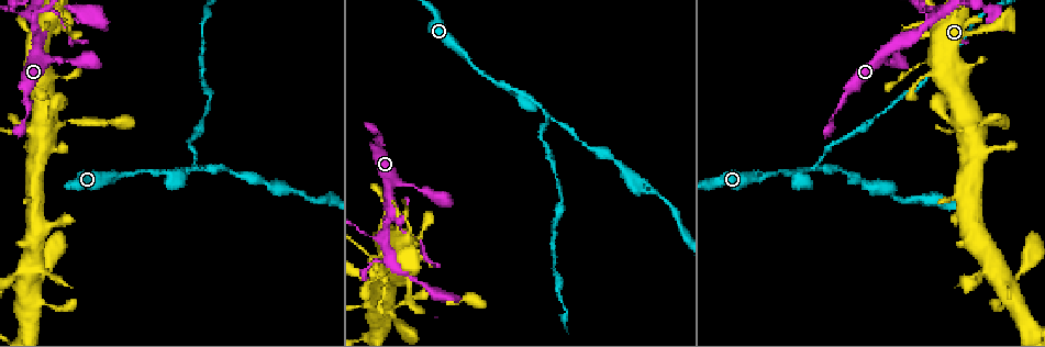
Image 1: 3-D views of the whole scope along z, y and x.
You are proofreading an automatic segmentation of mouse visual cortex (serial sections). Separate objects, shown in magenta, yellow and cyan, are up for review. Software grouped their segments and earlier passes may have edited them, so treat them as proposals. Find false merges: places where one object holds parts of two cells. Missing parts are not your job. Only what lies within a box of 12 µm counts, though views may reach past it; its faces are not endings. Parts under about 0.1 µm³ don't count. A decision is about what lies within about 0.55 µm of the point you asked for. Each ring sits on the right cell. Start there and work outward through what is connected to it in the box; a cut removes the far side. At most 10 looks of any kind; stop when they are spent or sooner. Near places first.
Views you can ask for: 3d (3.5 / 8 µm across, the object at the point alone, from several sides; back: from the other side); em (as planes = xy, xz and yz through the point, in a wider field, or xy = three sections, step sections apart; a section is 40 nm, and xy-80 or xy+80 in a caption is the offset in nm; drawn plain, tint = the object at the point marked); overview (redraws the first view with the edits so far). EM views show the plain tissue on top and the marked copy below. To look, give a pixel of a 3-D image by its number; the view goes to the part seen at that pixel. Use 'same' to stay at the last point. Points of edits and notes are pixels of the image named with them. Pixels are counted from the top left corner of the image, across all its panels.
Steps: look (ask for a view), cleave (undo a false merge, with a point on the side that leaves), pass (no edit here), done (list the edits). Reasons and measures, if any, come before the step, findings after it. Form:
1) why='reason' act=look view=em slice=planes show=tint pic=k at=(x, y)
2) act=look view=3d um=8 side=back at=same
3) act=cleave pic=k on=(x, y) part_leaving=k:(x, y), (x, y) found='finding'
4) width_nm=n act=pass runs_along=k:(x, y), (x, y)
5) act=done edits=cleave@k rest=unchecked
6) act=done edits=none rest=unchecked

why='a fork' act=look view=3d um=3.5 side=back pic=1 at=(814, 168)

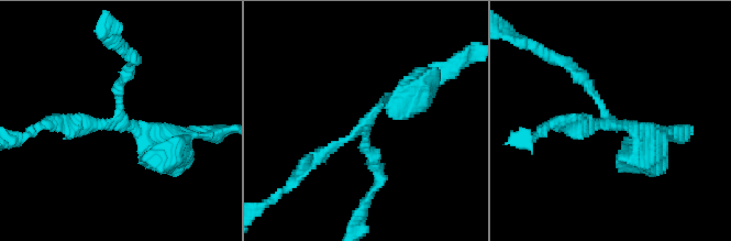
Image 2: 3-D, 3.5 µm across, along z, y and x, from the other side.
act=look view=em slice=planes show=tint pic=2 at=(121, 122)

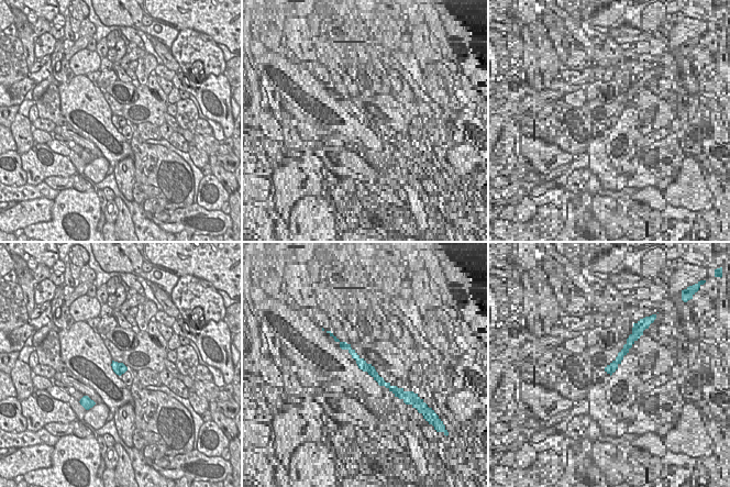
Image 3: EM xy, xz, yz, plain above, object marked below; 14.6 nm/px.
width_nm=180 act=pass runs_along=2:(419, 83), (308, 164) found='continuous, no second cell'

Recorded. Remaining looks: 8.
why='sudden change in width' act=look view=3d um=3.5 pic=1 at=(973, 138)

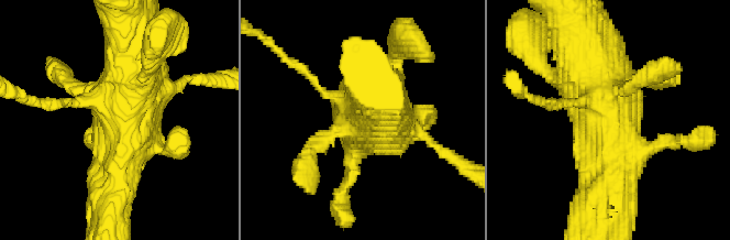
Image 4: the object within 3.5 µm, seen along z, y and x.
why='need the tissue' act=look view=em slice=xy step=3 show=tint pic=4 at=(606, 118)

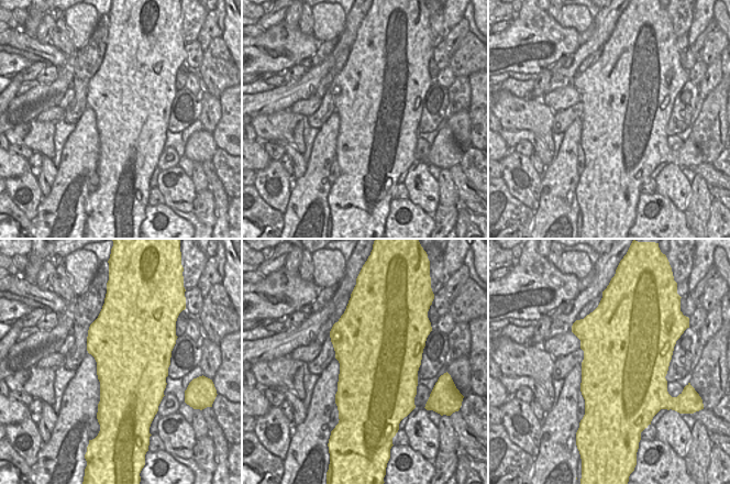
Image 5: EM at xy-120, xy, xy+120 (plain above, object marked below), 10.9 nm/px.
width_nm=950 act=pass runs_along=4:(579, 28), (603, 85), (614, 163) found='one cell here'

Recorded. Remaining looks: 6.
act=look view=em slice=xy step=5 show=tint pic=1 at=(35, 20)

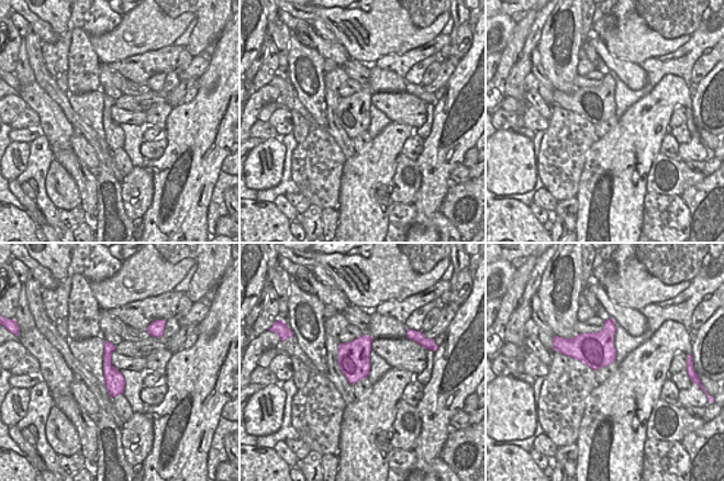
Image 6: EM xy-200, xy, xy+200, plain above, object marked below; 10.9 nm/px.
act=look view=3d um=3.5 at=same

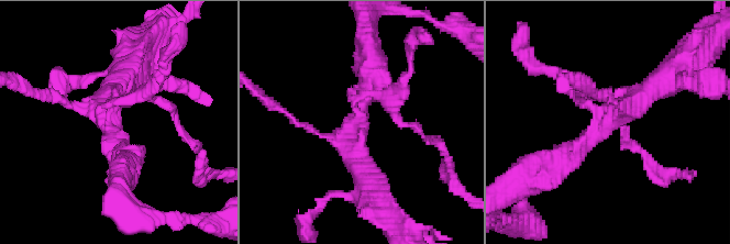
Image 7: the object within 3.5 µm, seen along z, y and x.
arm_widths_nm=100,150,350,350 act=pass runs_along=7:(554, 163), (572, 156), (662, 81) found='all the same cell'

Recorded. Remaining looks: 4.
why='abrupt turn' act=look view=3d um=3.5 pic=1 at=(1003, 286)

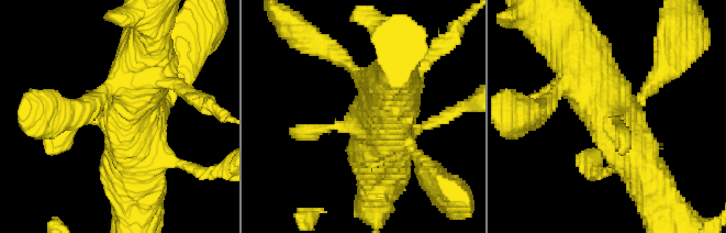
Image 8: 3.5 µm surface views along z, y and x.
act=look view=em slice=xy step=1 show=tint pic=8 at=(363, 119)

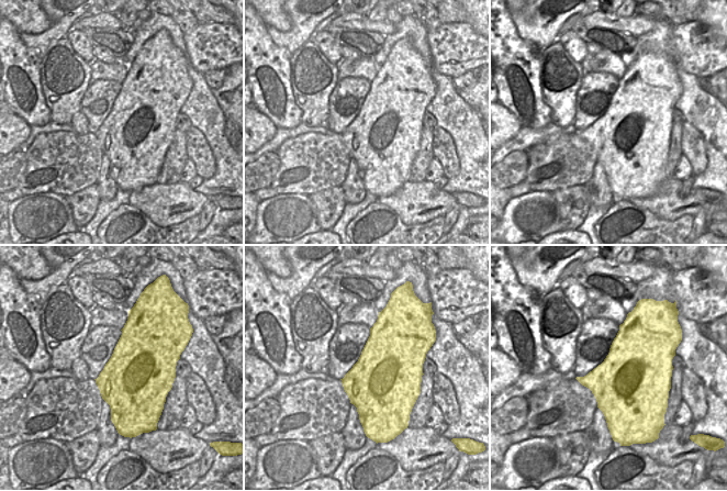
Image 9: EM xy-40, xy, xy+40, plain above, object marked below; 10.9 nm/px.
act=pass runs_along=8:(573, 51), (613, 108), (644, 175) found='continuous, no second cell'

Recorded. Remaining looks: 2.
act=done edits=none rest=unchecked

